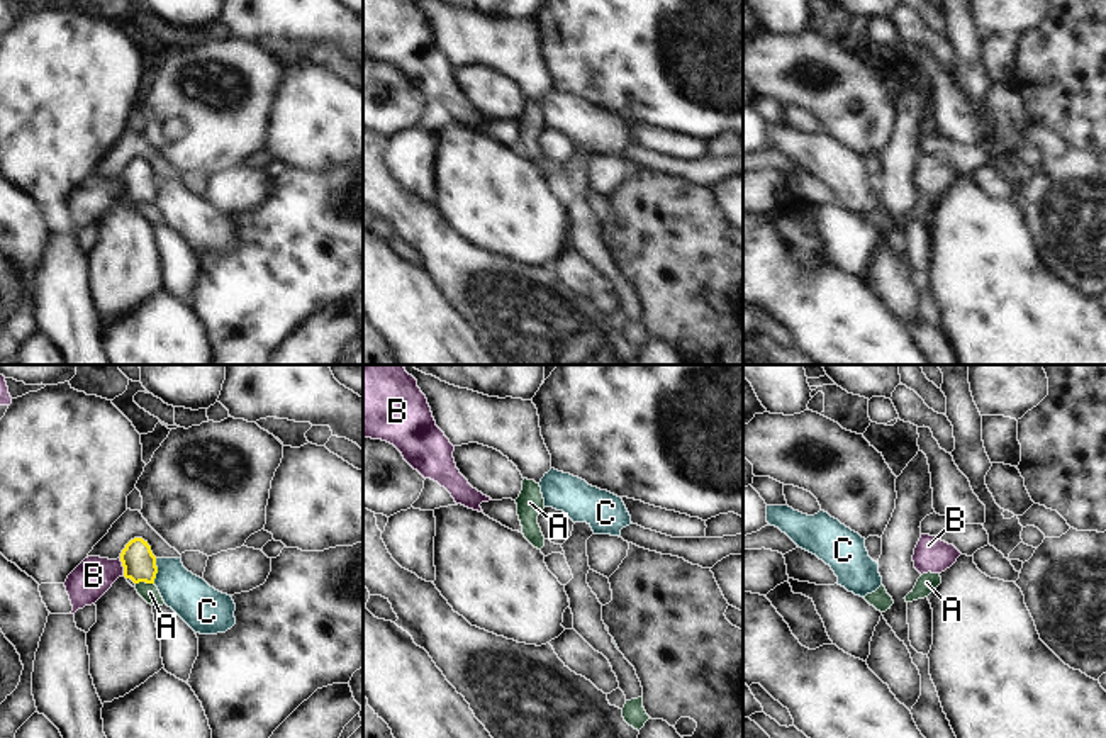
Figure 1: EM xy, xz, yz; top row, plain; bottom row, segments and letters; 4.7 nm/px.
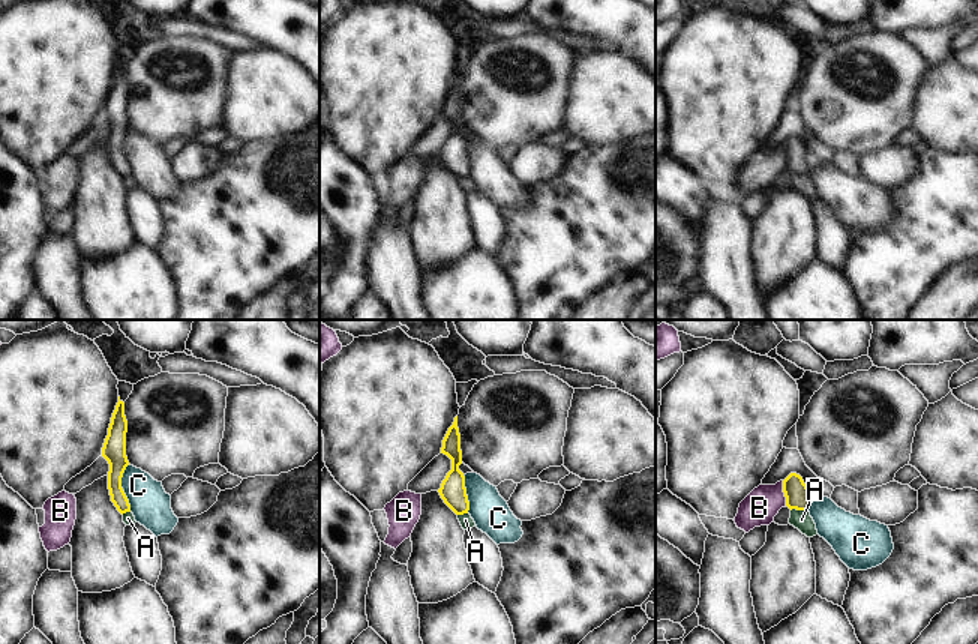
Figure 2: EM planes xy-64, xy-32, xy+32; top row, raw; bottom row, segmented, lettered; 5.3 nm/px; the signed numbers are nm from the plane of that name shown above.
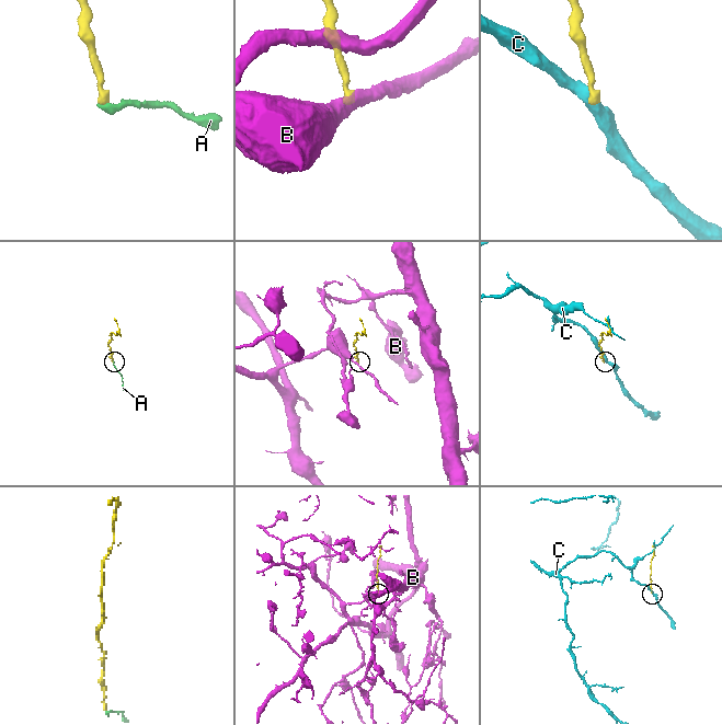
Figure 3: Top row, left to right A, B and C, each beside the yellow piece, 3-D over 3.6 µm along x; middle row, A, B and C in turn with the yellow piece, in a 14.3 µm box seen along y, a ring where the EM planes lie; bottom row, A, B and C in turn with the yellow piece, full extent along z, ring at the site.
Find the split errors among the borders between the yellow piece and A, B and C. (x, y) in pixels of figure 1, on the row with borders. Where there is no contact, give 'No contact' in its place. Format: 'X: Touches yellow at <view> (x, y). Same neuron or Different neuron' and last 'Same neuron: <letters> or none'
A: Touches yellow at xy (145, 581). Different neuron
B: Touches yellow at xy (122, 565). Different neuron
C: Touches yellow at xy (156, 570). Different neuron
Same neuron: none.

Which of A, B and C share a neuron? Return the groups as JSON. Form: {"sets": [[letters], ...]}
{"sets": [["A"], ["B"], ["C"]]}

